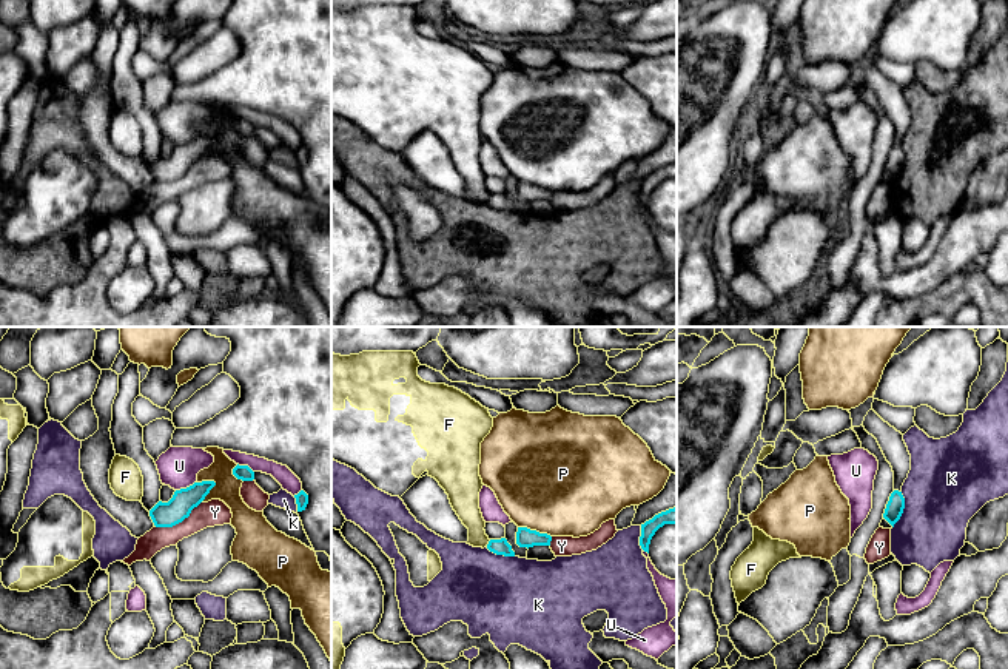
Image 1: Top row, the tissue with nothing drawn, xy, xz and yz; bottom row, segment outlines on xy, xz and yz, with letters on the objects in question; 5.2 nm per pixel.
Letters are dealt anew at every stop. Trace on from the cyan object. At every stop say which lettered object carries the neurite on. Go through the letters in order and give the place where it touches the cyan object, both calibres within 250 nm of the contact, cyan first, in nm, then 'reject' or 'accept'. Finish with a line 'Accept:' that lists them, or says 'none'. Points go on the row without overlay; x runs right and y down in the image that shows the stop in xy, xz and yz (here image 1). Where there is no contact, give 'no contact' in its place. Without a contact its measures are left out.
F: contact xz (489, 198); calibres 80 and 140 nm; reject
K: contact yz (903, 162); calibres 90 and 420 nm; reject
P: contact xy (210, 144); calibres 130 and 140 nm; reject
U: contact xy (187, 142); calibres 130 and 200 nm; reject
Y: contact xy (178, 178); calibres 130 and 140 nm; reject
Accept: none

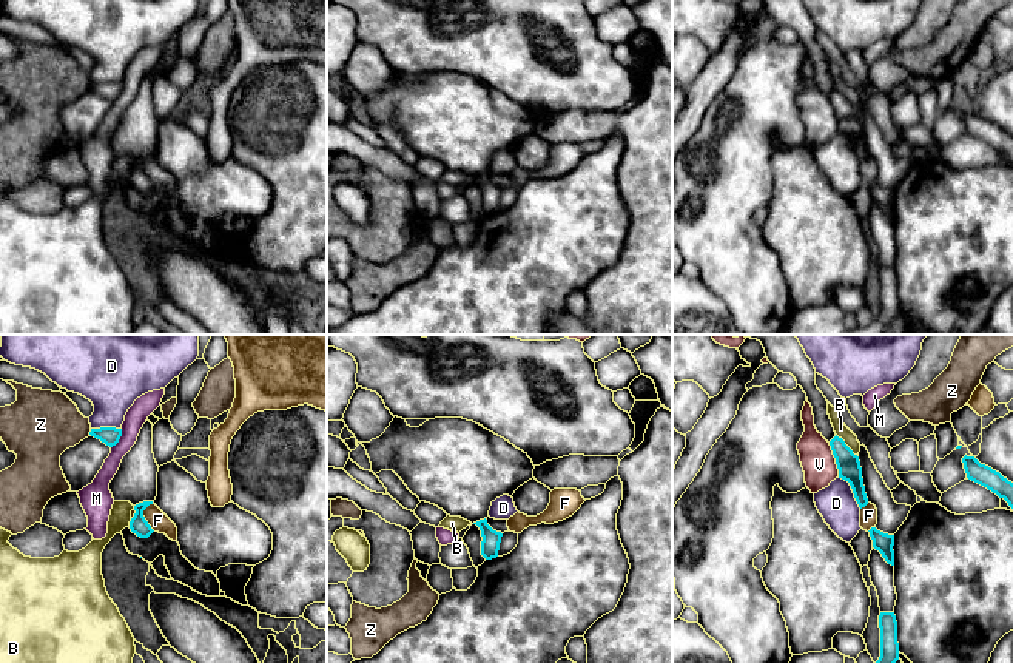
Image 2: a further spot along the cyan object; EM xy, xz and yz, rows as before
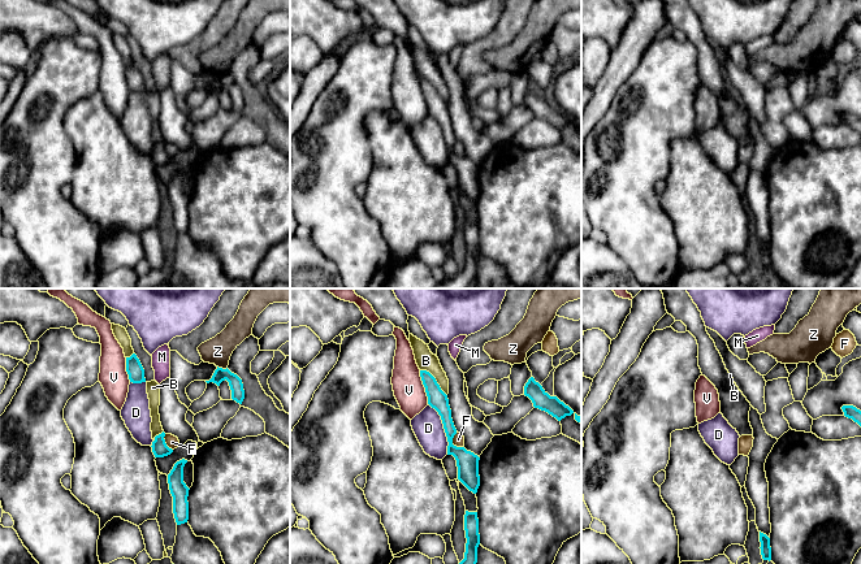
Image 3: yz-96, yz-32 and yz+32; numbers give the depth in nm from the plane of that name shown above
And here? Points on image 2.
B: contact yz (847, 100); calibres 120 and 70 nm; reject
D: contact xy (105, 82); calibres 100 and 300 nm; reject
F: contact xy (144, 171); calibres 90 and 100 nm; reject
M: contact xy (119, 93); calibres 100 and 110 nm; reject
V: contact yz (836, 114); calibres 120 and 180 nm; reject
Z: contact xy (90, 87); calibres 100 and 360 nm; reject
Accept: none

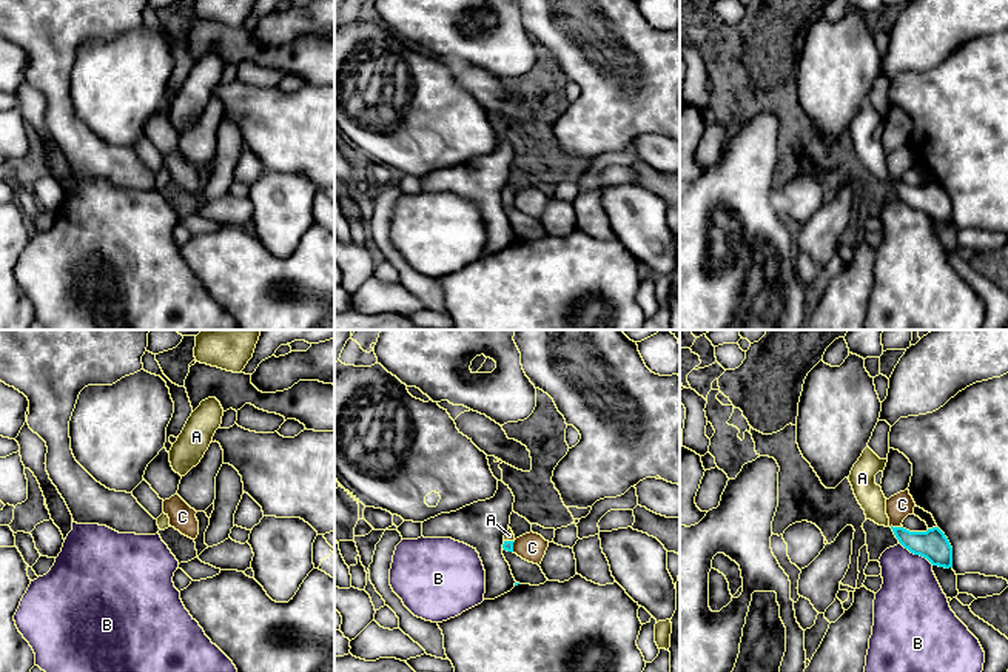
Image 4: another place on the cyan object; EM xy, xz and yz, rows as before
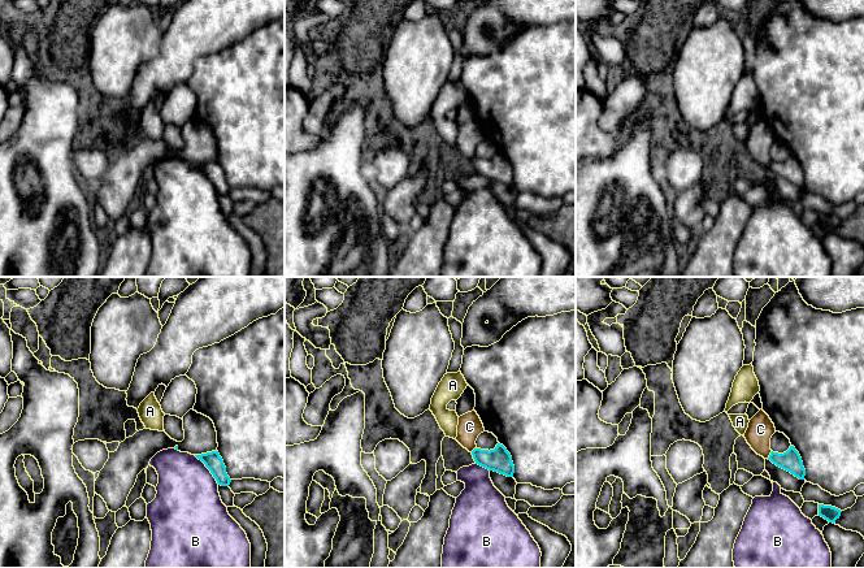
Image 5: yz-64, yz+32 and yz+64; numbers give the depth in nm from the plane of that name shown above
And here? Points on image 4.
A: contact xz (509, 196); calibres 50 and 50 nm; accept
B: contact yz (917, 208); calibres 160 and 340 nm; reject
C: contact yz (896, 182); calibres 160 and 130 nm; reject
Accept: A

